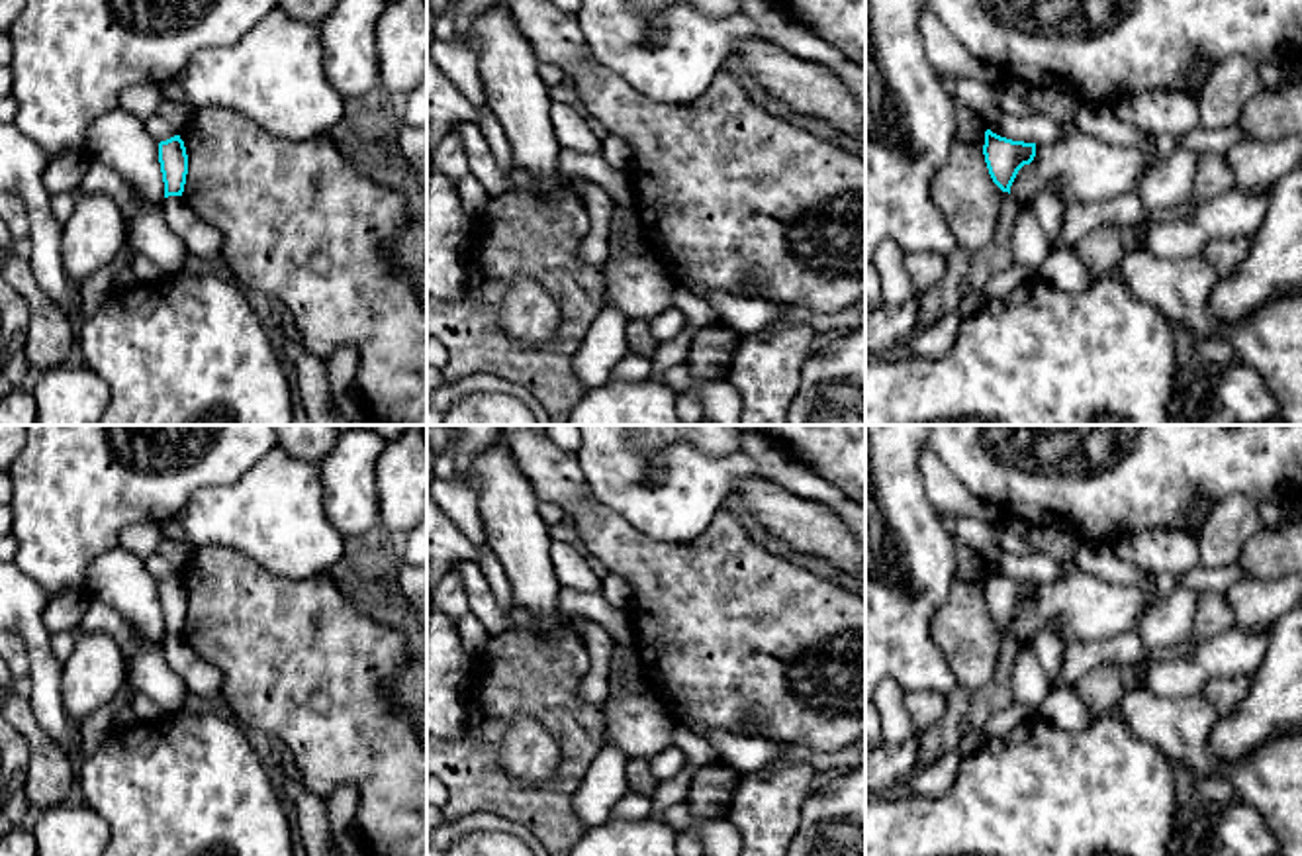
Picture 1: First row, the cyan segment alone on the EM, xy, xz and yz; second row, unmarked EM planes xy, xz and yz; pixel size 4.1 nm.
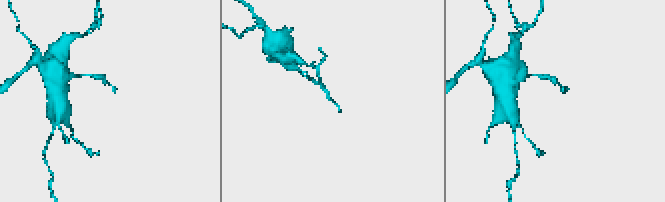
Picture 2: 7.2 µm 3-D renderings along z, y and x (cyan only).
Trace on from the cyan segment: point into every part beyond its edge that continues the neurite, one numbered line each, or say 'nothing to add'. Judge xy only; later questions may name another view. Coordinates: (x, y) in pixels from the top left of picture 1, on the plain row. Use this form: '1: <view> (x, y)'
nothing to add

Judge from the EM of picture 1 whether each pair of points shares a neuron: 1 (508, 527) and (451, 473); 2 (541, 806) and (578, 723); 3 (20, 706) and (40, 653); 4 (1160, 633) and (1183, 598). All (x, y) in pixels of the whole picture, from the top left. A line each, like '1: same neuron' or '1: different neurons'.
1: same neuron
2: same neuron
3: different neurons
4: same neuron

